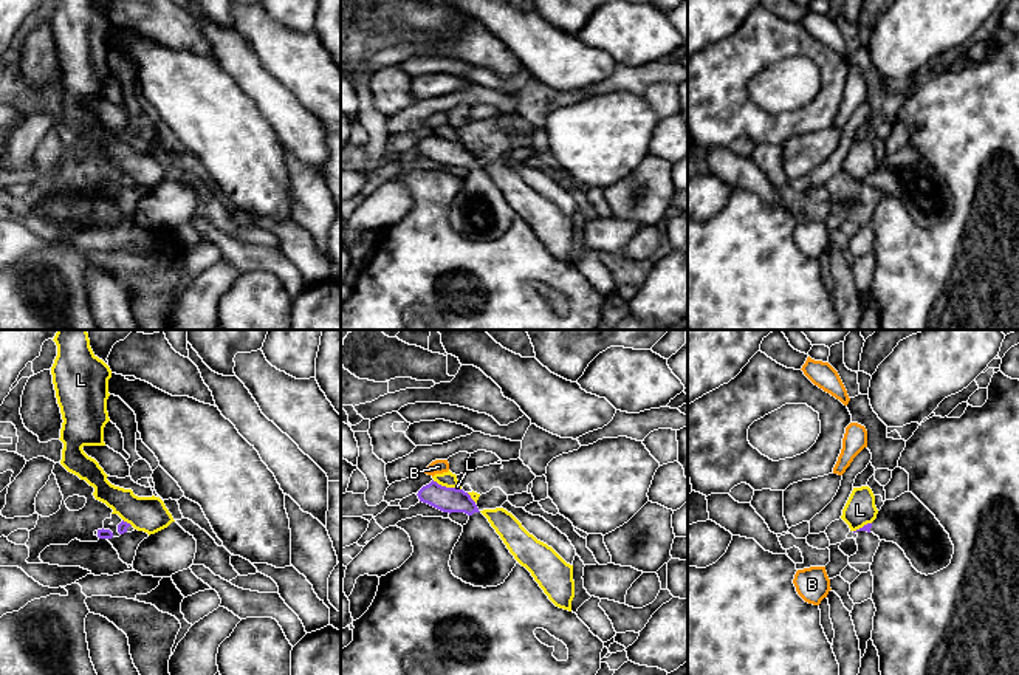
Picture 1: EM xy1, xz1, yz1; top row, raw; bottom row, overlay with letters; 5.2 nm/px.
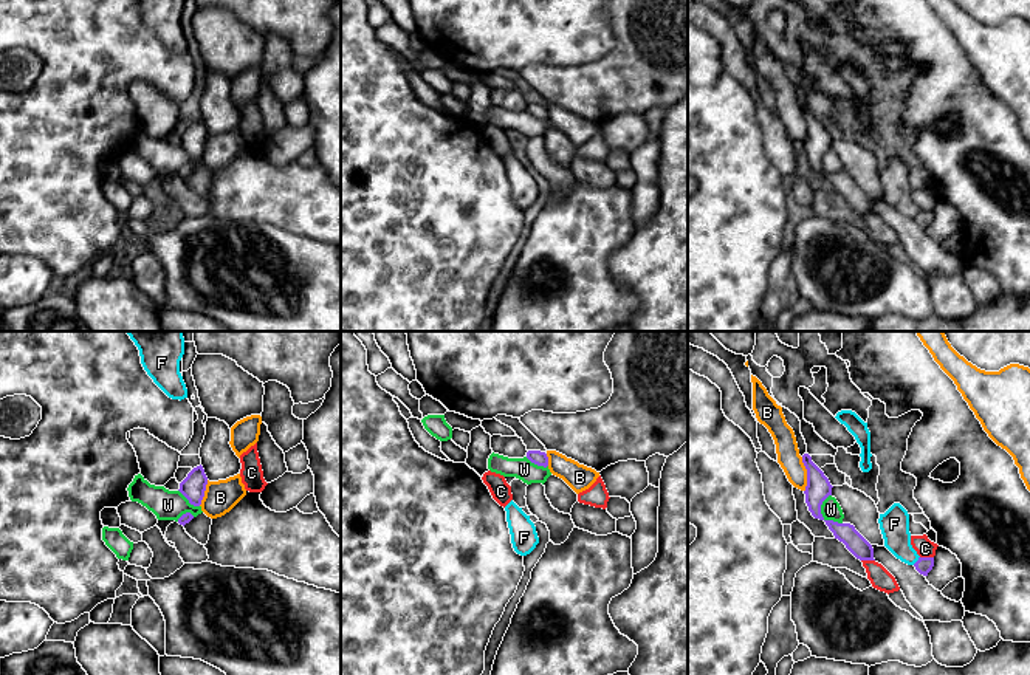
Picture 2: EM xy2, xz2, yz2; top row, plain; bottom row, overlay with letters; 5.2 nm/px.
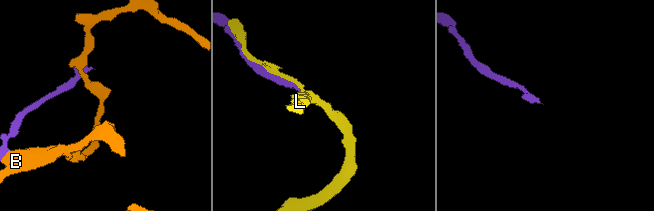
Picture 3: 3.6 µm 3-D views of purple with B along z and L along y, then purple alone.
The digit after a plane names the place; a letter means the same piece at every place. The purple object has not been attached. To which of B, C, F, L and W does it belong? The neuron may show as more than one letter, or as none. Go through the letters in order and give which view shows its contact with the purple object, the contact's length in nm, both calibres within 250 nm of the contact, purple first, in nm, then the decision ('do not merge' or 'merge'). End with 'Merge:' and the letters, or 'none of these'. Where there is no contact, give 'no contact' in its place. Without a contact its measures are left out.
B: meets purple in yz2; contact 180 nm long; 130 nm thick on the purple side, 120 nm on the other; do not merge
C: meets purple in yz2; contact 70 nm long; 90 nm thick on the purple side, 100 nm on the other; do not merge
F: meets purple in yz2; contact 60 nm long; 90 nm thick on the purple side, 160 nm on the other; do not merge
L: meets purple in xz1; contact 160 nm long; 130 nm thick on the purple side, 80 nm on the other; do not merge
W: meets purple in yz2; contact 170 nm long; 130 nm thick on the purple side, 110 nm on the other; do not merge
Merge: none of these

